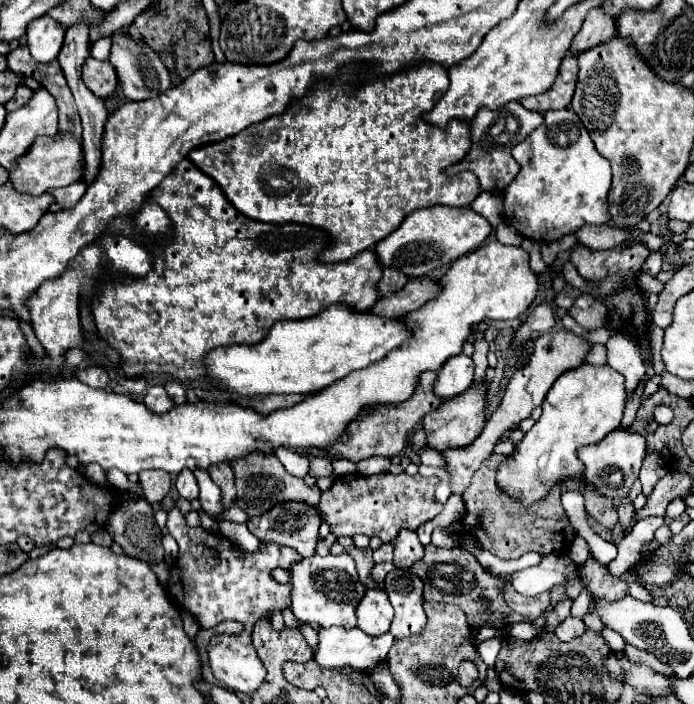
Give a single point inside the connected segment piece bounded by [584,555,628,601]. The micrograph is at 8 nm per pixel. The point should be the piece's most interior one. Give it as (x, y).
(602, 584)

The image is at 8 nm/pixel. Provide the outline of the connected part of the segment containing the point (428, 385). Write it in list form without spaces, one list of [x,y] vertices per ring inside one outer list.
[[[424,371],[420,375],[420,385],[416,385],[416,393],[412,393],[410,401],[402,401],[400,405],[372,405],[364,407],[362,415],[358,415],[354,421],[348,423],[344,433],[332,443],[330,455],[332,459],[348,459],[352,463],[360,463],[362,459],[382,455],[382,457],[394,457],[400,455],[408,447],[408,435],[414,429],[414,425],[428,413],[434,411],[442,399],[434,395],[432,385],[436,381],[434,371]]]

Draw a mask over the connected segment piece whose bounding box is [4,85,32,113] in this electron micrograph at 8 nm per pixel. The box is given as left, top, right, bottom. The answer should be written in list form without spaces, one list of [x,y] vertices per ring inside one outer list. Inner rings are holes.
[[[18,85],[18,89],[16,89],[16,93],[14,93],[14,97],[4,105],[6,107],[6,111],[10,113],[10,111],[16,111],[16,109],[20,109],[22,105],[26,105],[28,103],[28,99],[30,99],[30,95],[32,95],[32,91],[26,87],[26,85]]]

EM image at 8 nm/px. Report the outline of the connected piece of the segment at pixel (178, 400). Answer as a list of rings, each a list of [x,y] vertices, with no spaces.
[[[168,381],[168,383],[166,383],[166,391],[168,391],[168,397],[172,397],[174,405],[184,405],[184,403],[188,403],[188,399],[186,399],[186,389],[182,387],[182,383],[178,383],[178,381]]]

